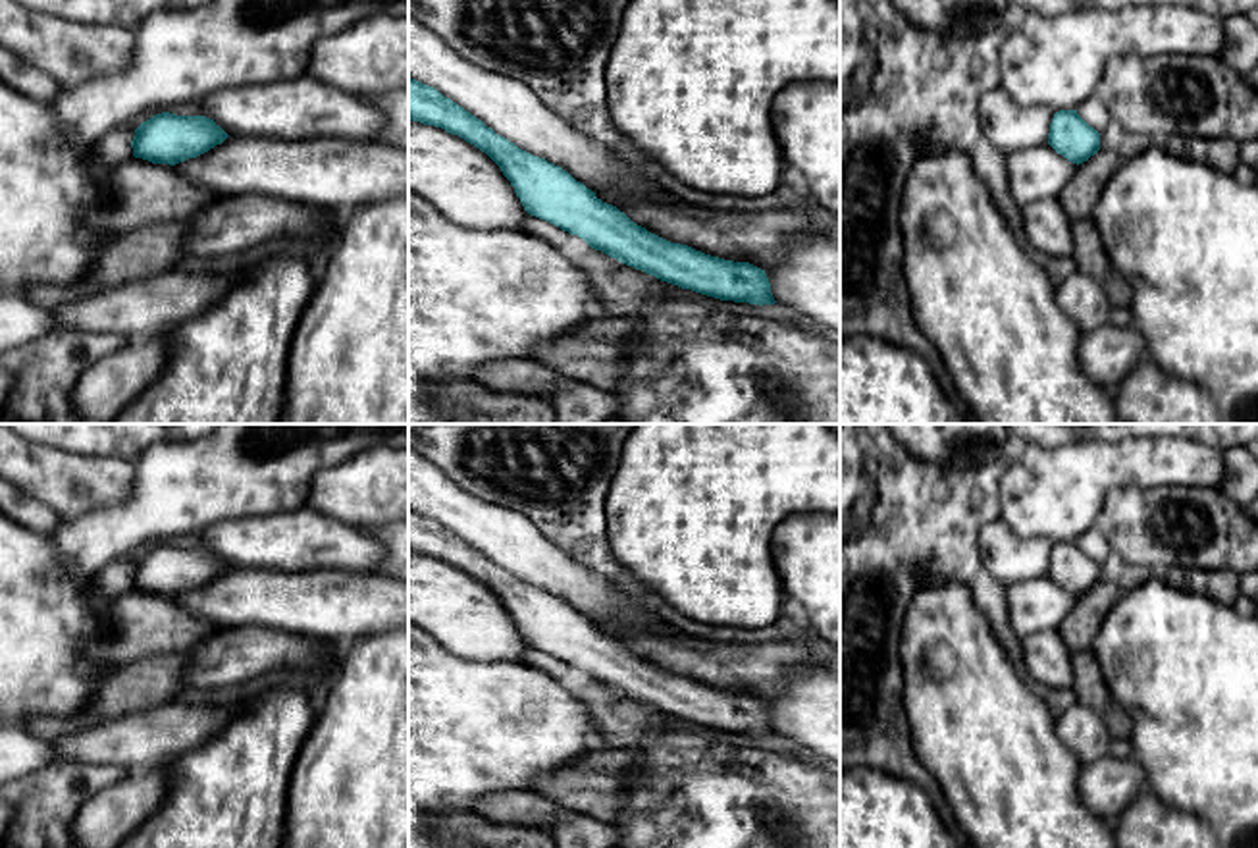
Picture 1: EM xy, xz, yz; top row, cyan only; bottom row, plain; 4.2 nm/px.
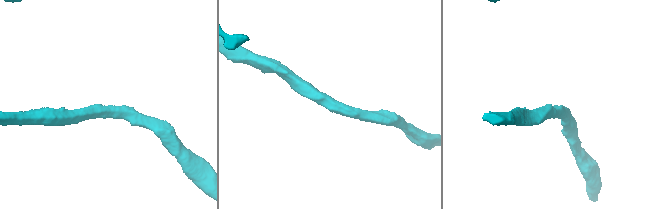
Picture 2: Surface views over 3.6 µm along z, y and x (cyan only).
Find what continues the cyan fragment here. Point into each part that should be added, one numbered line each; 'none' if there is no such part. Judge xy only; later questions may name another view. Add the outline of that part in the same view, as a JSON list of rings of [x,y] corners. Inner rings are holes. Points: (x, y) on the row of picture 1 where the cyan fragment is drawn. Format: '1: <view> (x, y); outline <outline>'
none

